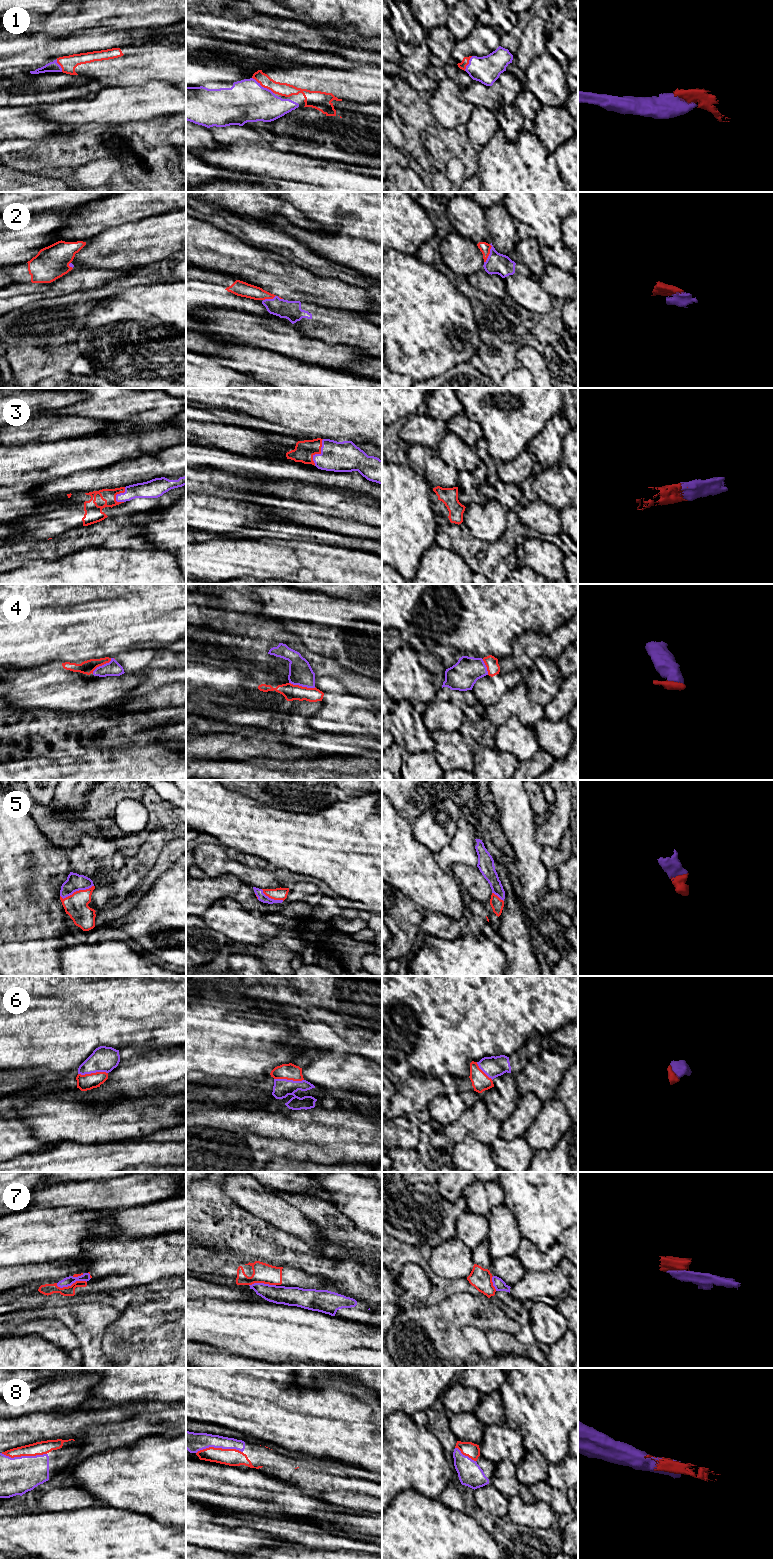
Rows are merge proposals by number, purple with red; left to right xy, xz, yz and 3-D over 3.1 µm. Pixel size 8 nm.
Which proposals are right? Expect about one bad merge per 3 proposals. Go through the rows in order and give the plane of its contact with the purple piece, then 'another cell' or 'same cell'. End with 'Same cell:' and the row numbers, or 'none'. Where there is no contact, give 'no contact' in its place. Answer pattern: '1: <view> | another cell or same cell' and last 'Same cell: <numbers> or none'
1: xz | same cell
2: yz | same cell
3: xz | same cell
4: xz | same cell
5: xy | same cell
6: xy | same cell
7: xy | another cell
8: xz | same cell
Same cell: 1, 2, 3, 4, 5, 6, 8

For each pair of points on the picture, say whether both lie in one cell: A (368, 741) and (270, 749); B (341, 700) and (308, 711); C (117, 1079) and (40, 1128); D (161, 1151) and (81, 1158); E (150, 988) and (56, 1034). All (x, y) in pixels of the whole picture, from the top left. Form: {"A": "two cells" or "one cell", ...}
{"A": "one cell", "B": "two cells", "C": "two cells", "D": "one cell", "E": "one cell"}

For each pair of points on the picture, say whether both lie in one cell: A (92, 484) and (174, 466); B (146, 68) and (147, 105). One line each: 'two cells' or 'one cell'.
A: one cell
B: two cells

